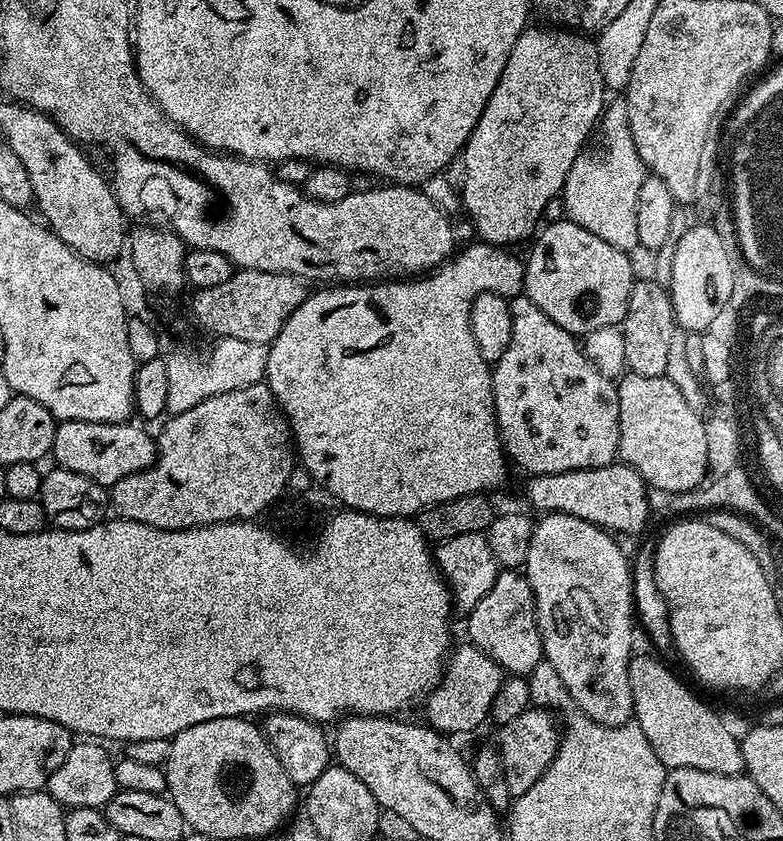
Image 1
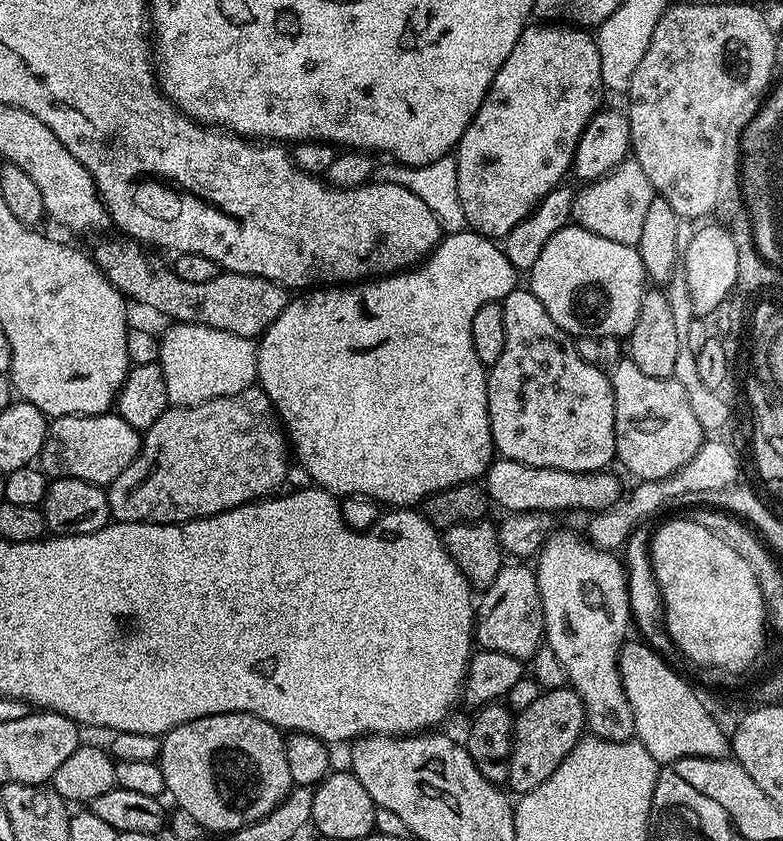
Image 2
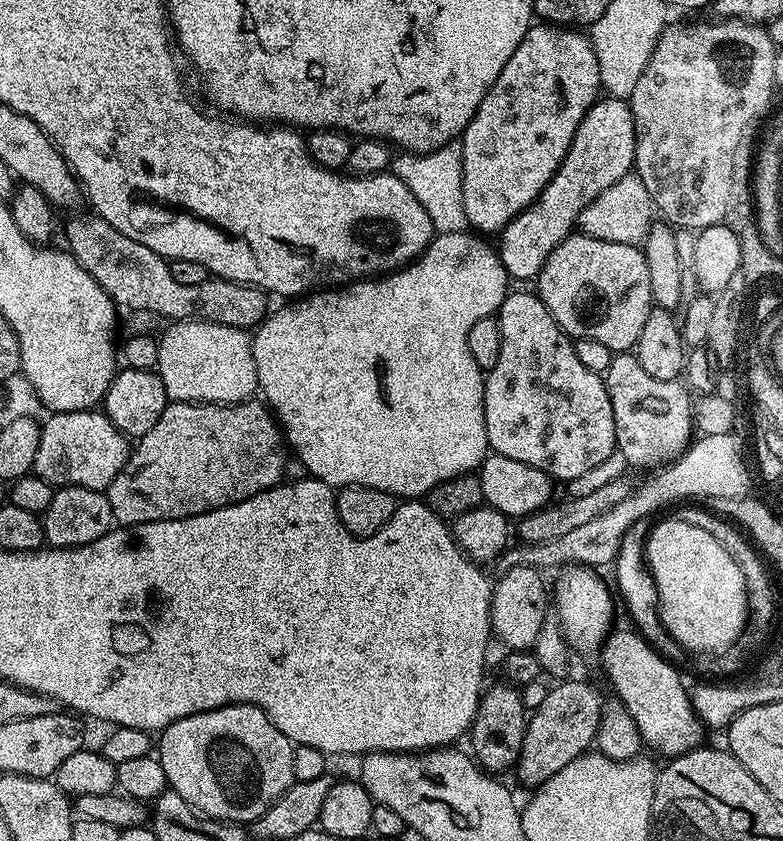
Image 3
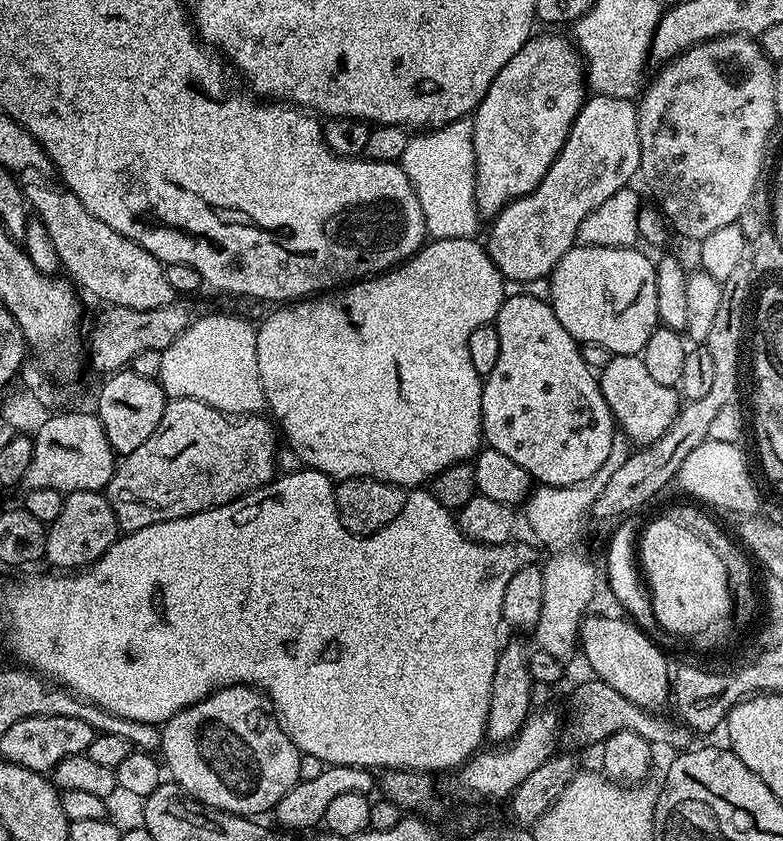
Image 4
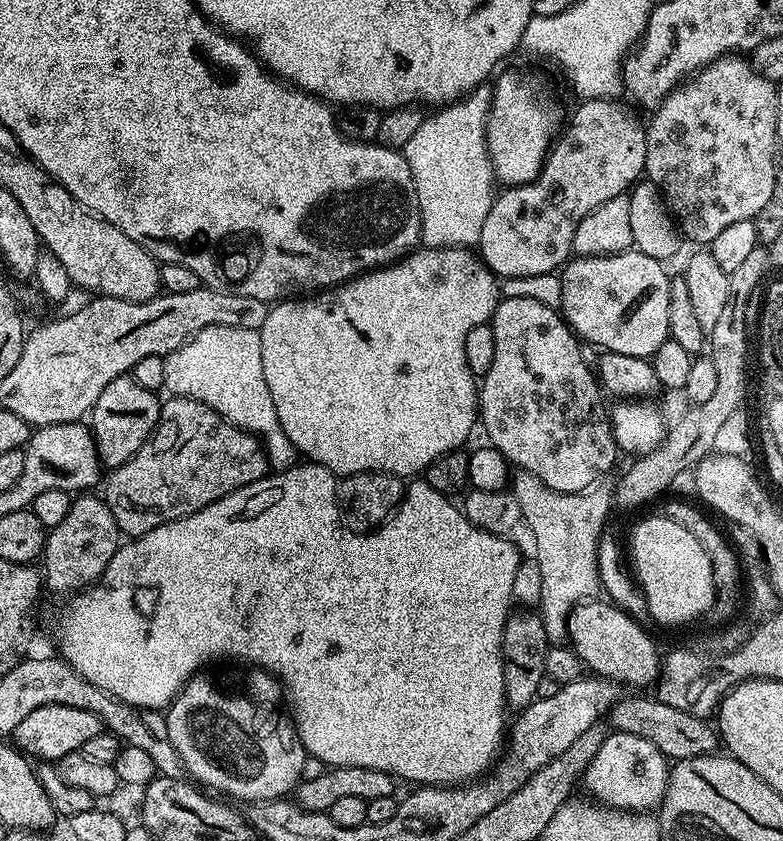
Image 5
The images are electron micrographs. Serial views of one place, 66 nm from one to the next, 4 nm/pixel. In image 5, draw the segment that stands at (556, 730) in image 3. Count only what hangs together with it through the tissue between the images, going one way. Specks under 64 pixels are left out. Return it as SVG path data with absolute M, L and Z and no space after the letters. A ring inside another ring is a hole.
M632 696L629 700L628 697L621 698L614 707L615 714L615 731L629 732L654 742L654 746L658 746L660 752L668 757L669 761L710 756L717 751L717 729L705 717L686 714L686 710L674 710L674 706L666 706L658 699L647 700L644 696Z

